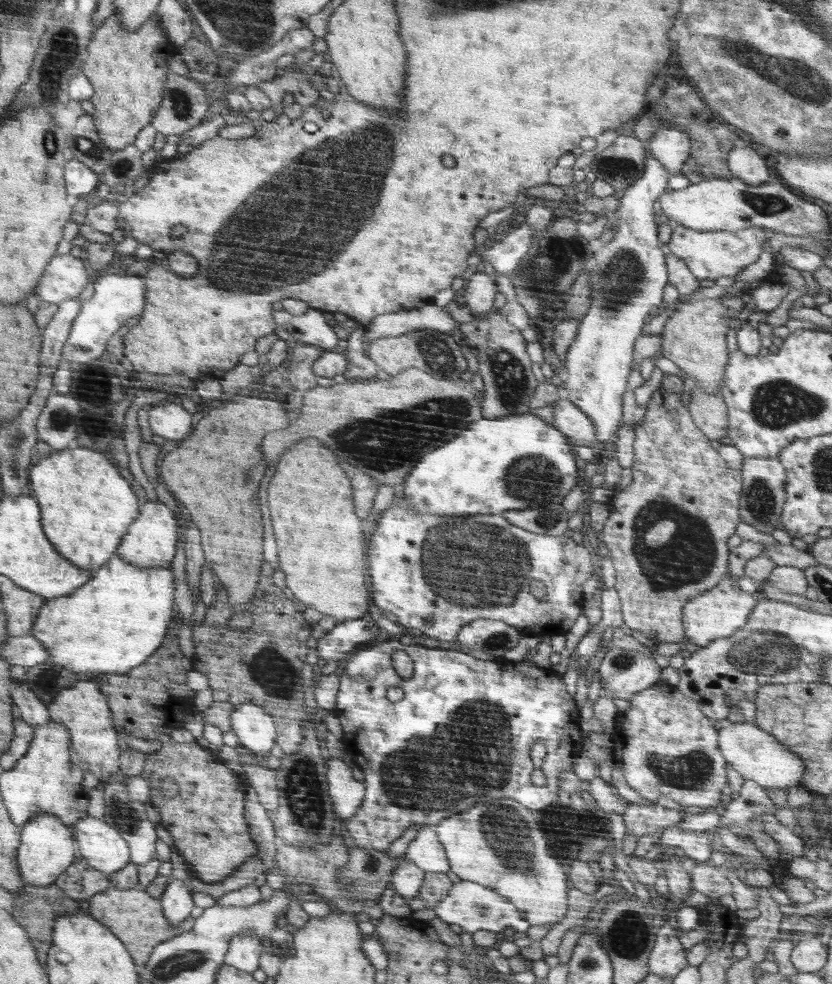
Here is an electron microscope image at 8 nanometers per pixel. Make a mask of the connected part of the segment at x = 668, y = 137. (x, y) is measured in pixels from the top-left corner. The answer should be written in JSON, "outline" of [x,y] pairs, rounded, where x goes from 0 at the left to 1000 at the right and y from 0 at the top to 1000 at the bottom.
{"outline":[[[817,128],[791,130],[776,144],[776,152],[809,178],[820,175],[820,169],[831,157],[831,139]]]}

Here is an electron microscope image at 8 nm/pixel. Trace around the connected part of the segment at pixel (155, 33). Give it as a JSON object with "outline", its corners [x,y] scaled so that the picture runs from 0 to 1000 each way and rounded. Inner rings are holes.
{"outline":[[[137,14],[132,18],[127,18],[123,22],[123,26],[115,30],[111,43],[106,45],[106,59],[101,63],[101,75],[106,77],[113,87],[113,100],[108,104],[113,106],[114,113],[109,119],[113,121],[118,138],[121,140],[125,150],[135,155],[147,152],[155,146],[161,146],[166,136],[185,122],[186,116],[196,104],[196,93],[200,92],[201,87],[201,74],[208,72],[202,63],[204,63],[207,55],[215,55],[216,50],[214,48],[214,53],[212,53],[212,47],[207,47],[207,43],[202,43],[202,39],[197,37],[195,19],[190,17],[191,14],[186,14],[178,22],[159,33],[149,33],[150,28],[142,16],[143,14]]]}

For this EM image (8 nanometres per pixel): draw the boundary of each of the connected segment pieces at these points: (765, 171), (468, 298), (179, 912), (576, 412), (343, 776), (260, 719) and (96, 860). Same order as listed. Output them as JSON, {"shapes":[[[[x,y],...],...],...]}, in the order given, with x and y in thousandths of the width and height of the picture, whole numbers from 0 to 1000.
{"shapes":[[[[899,148],[879,152],[875,166],[880,179],[893,182],[899,188],[912,188],[929,182],[918,161]]],[[[576,276],[560,286],[550,301],[558,302],[558,310],[563,311],[567,318],[583,318],[594,315],[596,299],[597,291],[593,279]]],[[[209,892],[202,897],[191,916],[196,920],[197,931],[209,941],[221,937],[233,923],[228,902],[222,896]]],[[[680,404],[666,410],[666,433],[677,438],[689,453],[713,453],[718,450],[716,434],[707,422]]],[[[410,768],[394,769],[393,778],[395,810],[400,815],[400,822],[407,833],[421,831],[436,816],[439,797],[425,793],[422,782]]],[[[306,714],[284,716],[278,727],[278,740],[287,756],[299,764],[325,764],[332,755],[332,739],[326,727]]],[[[103,829],[91,837],[91,854],[96,869],[115,884],[133,889],[156,879],[157,866],[139,841],[125,833]]]]}

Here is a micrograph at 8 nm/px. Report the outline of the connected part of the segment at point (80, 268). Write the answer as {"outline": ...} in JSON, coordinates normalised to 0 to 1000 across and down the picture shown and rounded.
{"outline":[[[84,257],[67,259],[48,284],[43,300],[48,299],[48,305],[71,310],[85,303],[94,303],[106,289],[101,265],[101,262]]]}

